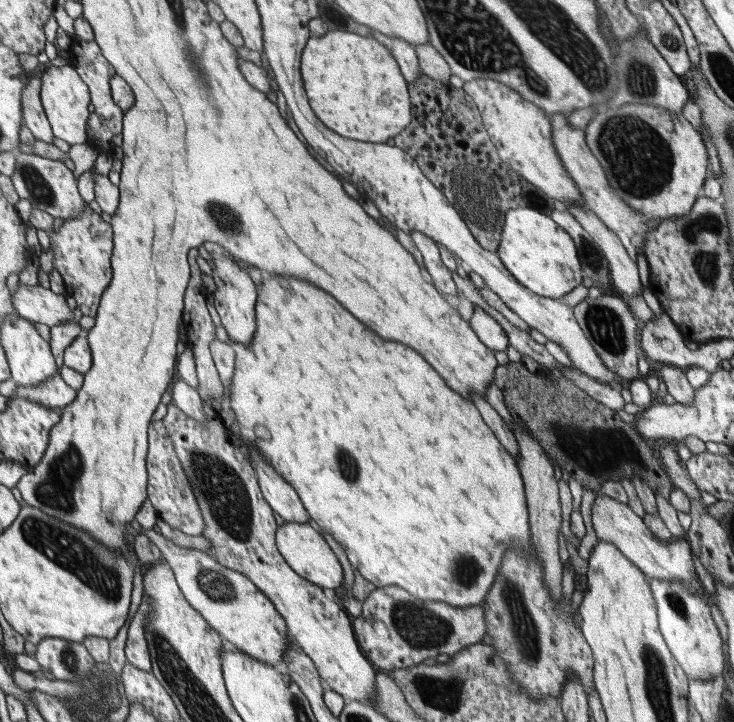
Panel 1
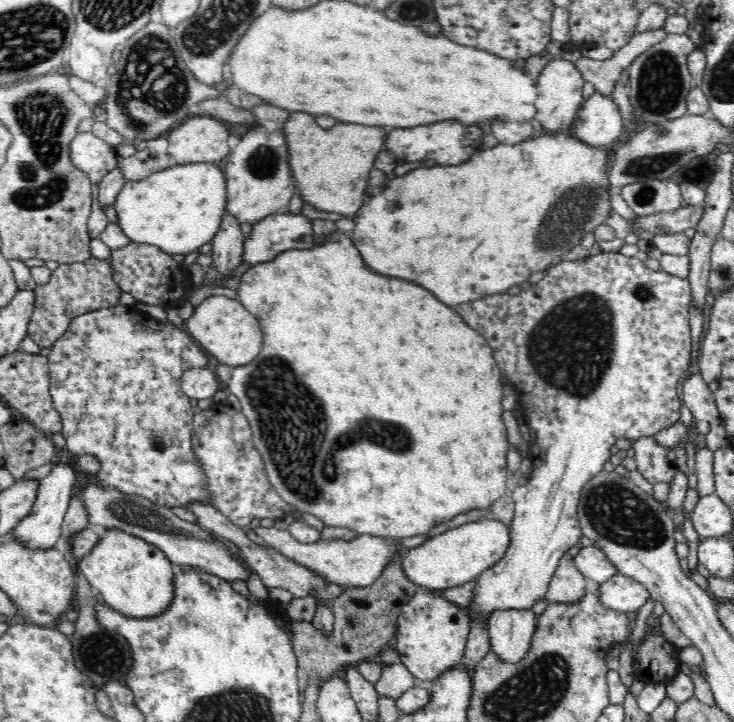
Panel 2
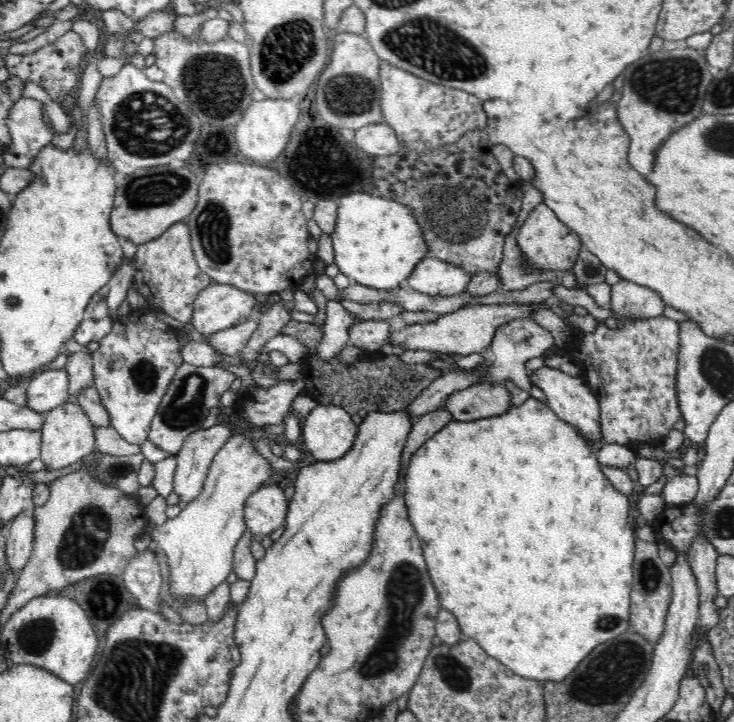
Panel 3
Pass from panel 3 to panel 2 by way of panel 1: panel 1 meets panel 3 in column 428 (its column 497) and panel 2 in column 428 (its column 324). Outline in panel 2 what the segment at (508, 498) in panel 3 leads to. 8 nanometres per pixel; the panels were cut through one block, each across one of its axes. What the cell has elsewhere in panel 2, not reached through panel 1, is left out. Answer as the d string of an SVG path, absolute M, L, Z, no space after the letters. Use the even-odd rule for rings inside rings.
M334 232L332 242L324 240L324 244L318 244L312 250L294 248L294 252L292 248L288 252L280 251L264 264L254 264L254 268L242 276L237 300L258 319L262 343L258 356L252 362L232 367L226 388L226 391L234 394L240 401L241 412L250 423L252 441L261 454L270 484L293 508L316 516L328 526L394 537L405 544L418 541L420 535L458 514L488 509L499 496L508 492L506 480L511 474L506 467L506 456L511 447L502 418L503 408L500 406L502 370L494 360L493 350L486 337L470 328L452 306L444 306L428 290L404 280L386 278L378 272L372 272L373 268L366 265L365 259L359 250L352 246L348 236L340 232Z

